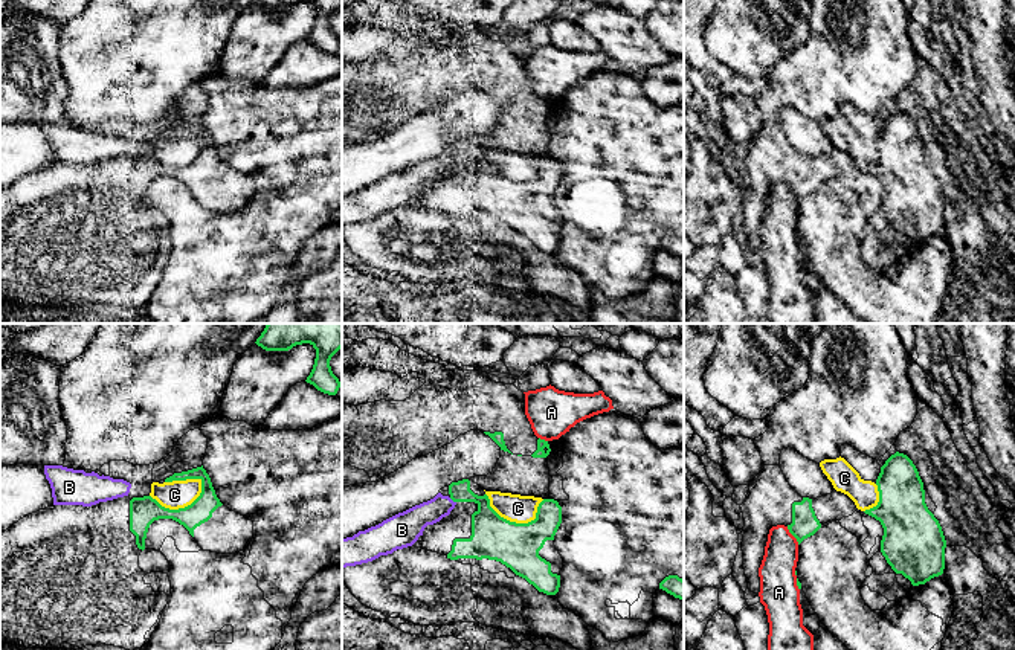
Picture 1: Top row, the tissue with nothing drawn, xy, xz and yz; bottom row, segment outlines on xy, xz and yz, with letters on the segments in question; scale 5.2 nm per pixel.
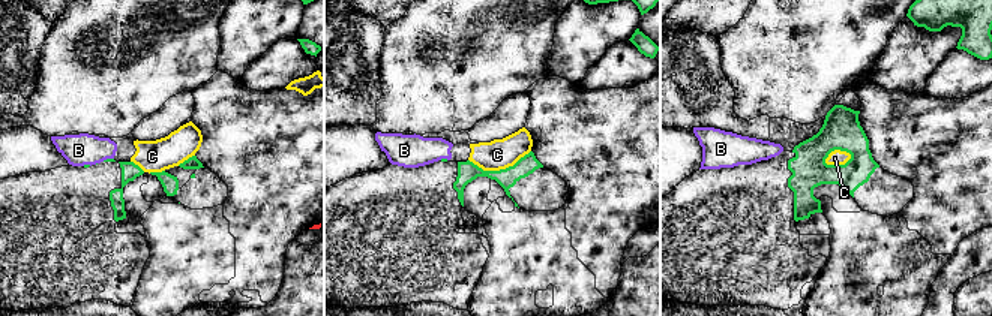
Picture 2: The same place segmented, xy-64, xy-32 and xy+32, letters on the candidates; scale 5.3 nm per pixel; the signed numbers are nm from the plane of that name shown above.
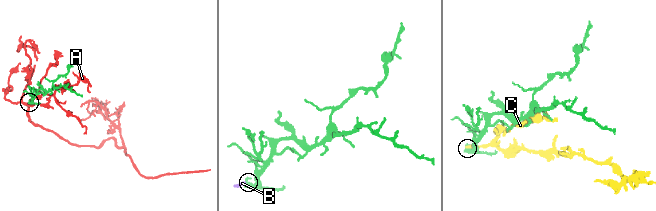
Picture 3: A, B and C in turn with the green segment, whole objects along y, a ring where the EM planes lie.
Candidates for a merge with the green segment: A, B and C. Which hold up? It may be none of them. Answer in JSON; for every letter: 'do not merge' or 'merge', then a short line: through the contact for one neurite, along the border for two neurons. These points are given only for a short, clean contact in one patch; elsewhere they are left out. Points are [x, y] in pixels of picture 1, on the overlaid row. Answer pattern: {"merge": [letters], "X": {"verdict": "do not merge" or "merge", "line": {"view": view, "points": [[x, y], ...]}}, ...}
{"merge": [], "A": {"verdict": "do not merge"}, "B": {"verdict": "do not merge"}, "C": {"verdict": "do not merge"}}

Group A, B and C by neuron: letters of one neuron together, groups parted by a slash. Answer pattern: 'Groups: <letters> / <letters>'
Groups: A / B C

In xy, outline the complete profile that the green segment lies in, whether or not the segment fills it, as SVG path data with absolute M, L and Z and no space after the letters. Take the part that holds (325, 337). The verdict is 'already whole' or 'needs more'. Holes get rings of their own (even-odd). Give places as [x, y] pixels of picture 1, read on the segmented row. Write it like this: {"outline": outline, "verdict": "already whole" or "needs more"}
{"outline": "M267 323L255 343L266 351L288 351L310 343L316 359L305 381L328 395L336 395L342 386L330 366L331 357L342 348L342 323Z", "verdict": "already whole"}

